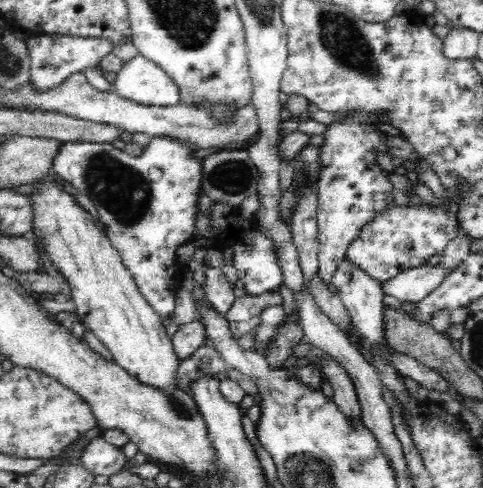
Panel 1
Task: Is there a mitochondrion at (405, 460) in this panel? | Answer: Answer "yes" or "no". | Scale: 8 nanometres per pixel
no

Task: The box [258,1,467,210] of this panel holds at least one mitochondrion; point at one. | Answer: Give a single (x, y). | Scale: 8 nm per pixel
(346, 43)

